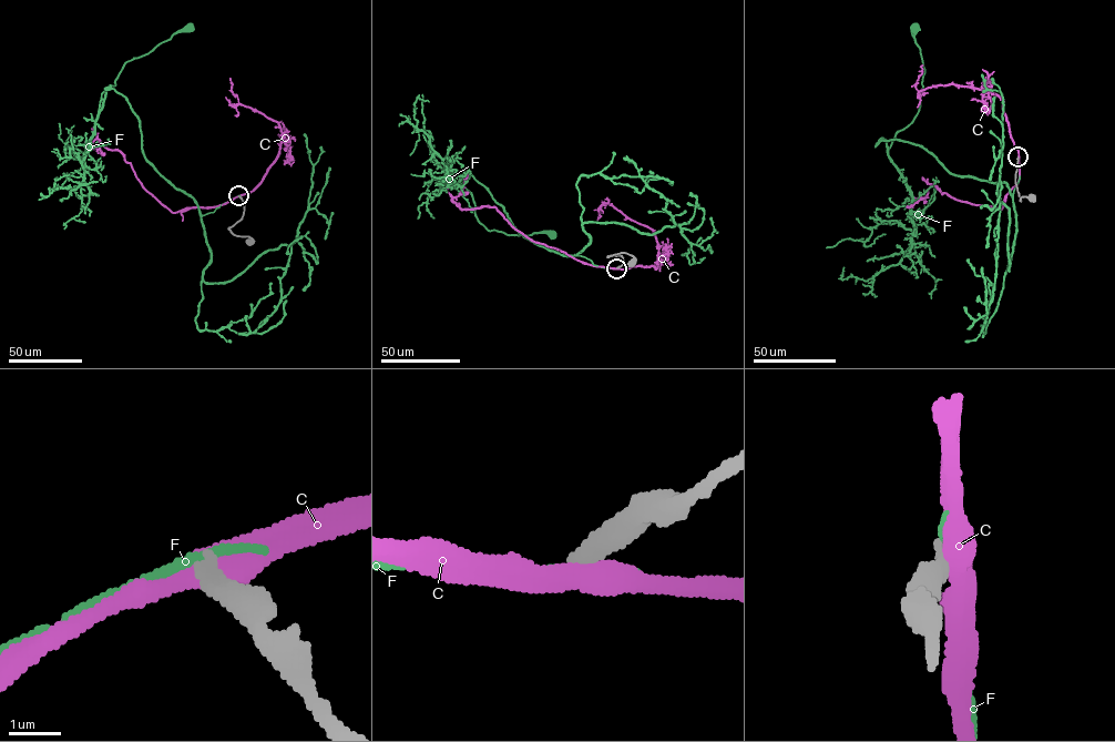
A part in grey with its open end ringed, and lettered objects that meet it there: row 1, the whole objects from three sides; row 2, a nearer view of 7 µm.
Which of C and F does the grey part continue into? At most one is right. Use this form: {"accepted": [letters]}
{"accepted": []}

